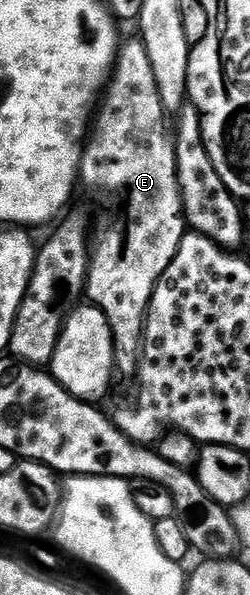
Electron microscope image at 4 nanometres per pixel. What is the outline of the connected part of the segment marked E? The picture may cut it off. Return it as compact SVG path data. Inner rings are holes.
M133 37L120 44L113 70L110 74L108 84L100 96L99 106L95 111L95 118L91 123L91 130L87 136L85 151L81 154L81 170L79 172L79 183L83 188L89 190L91 198L97 202L101 212L97 215L97 228L91 231L91 250L89 253L89 272L87 278L87 299L92 306L100 309L107 317L113 334L113 365L118 372L121 371L129 377L136 376L137 369L141 365L143 354L143 336L145 334L145 317L149 313L149 302L153 300L153 291L157 282L163 277L167 265L175 257L183 237L187 234L187 220L185 217L185 198L181 195L181 179L177 176L177 145L174 132L171 130L171 119L167 114L159 93L159 85L155 79L155 69L151 67L151 57L147 55L145 44L140 38Z

